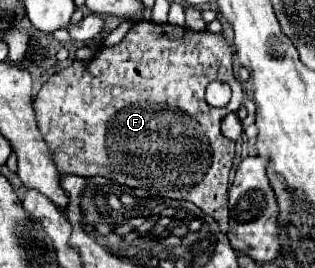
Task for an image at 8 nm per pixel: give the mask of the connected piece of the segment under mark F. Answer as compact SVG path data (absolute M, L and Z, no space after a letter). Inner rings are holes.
M139 21L119 45L99 49L89 67L75 61L67 69L55 73L35 99L35 113L61 175L85 177L87 169L87 175L105 175L127 187L151 189L161 197L191 201L205 215L211 215L225 233L229 217L227 181L235 157L235 143L223 137L219 123L227 113L237 111L241 101L243 87L233 75L233 47L223 33L197 33L187 27ZM215 79L225 81L233 91L225 107L211 107L205 101L205 87ZM73 139L83 141L81 155L67 153Z

